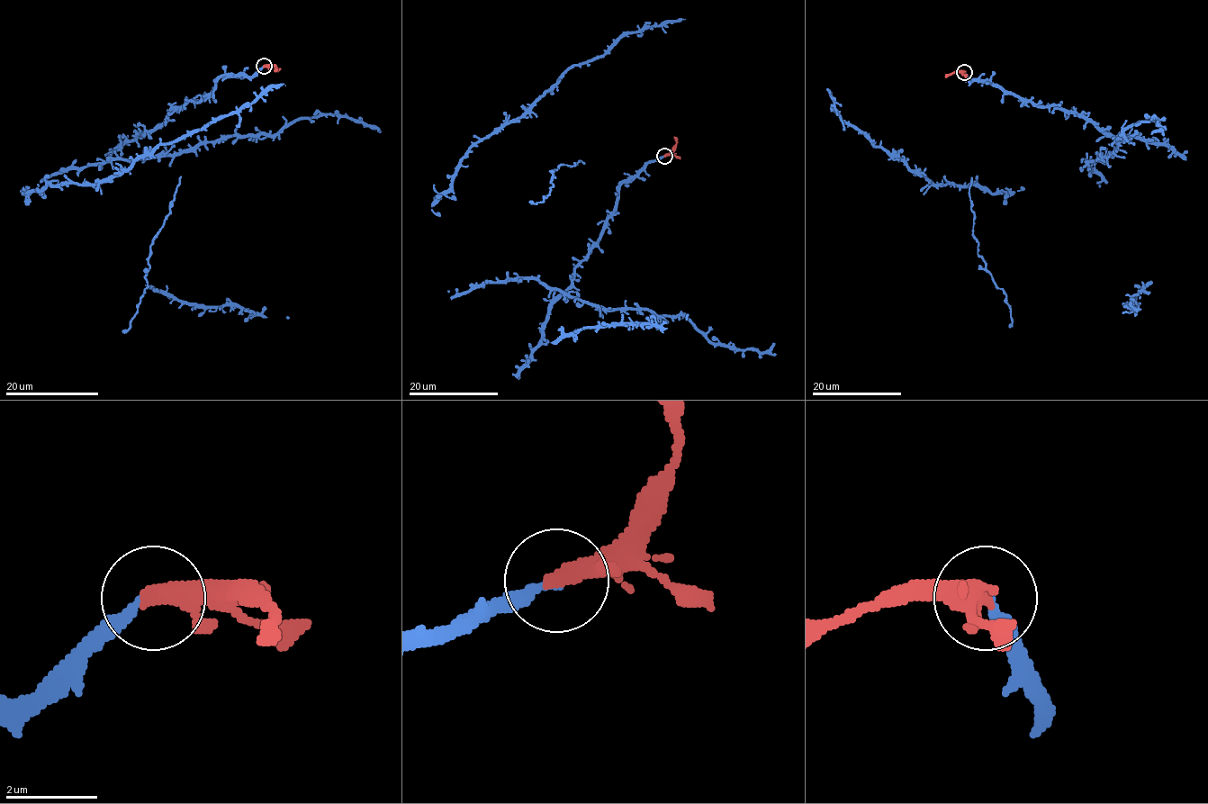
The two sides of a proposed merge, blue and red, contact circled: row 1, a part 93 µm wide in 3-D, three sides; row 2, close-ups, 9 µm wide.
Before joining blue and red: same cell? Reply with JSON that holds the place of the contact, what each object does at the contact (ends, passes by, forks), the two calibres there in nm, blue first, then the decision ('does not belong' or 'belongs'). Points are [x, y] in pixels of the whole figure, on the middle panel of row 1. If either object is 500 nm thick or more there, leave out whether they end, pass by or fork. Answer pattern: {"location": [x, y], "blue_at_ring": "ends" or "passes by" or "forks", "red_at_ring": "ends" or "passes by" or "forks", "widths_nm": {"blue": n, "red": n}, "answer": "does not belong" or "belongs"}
{"location": [664, 156], "blue_at_ring": "ends", "red_at_ring": "ends", "widths_nm": {"blue": 200, "red": 440}, "answer": "belongs"}

